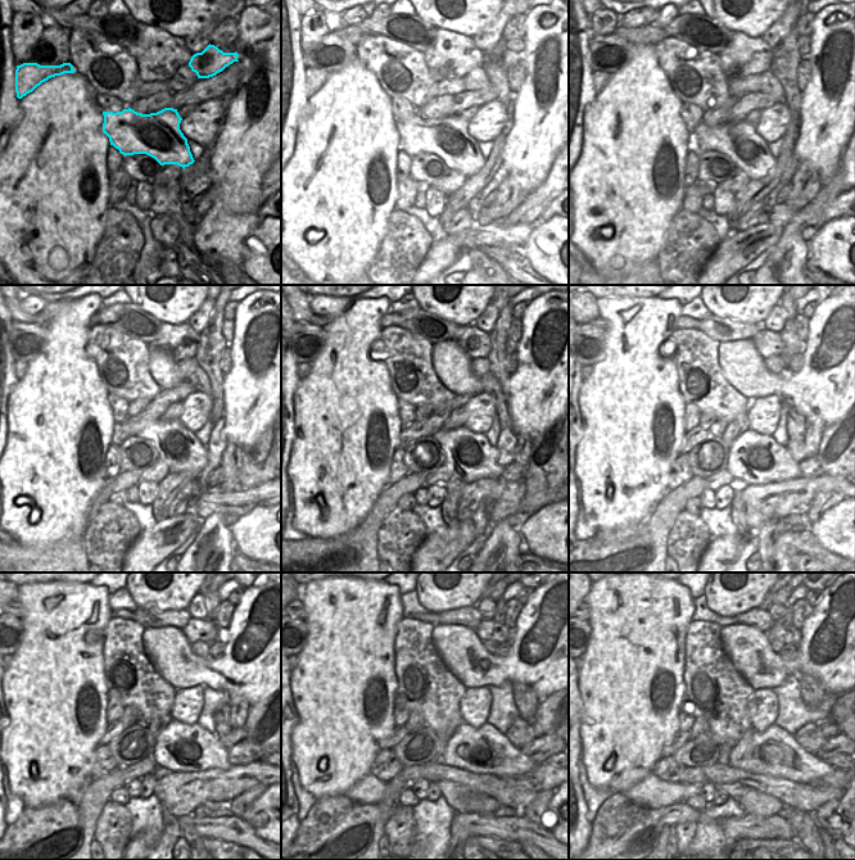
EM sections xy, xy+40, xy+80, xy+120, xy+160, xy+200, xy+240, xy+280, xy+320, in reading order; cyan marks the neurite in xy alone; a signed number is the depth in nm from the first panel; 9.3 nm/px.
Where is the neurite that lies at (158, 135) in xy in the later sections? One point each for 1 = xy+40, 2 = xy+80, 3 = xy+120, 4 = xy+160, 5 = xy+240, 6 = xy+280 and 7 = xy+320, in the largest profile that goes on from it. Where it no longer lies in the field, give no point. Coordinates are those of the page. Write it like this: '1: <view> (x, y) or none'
1: xy+40 (448, 137)
2: xy+80 (747, 150)
3: xy+120 (179, 447)
4: xy+160 (465, 451)
5: xy+240 (181, 741)
6: xy+280 (467, 742)
7: xy+320 (801, 766)

